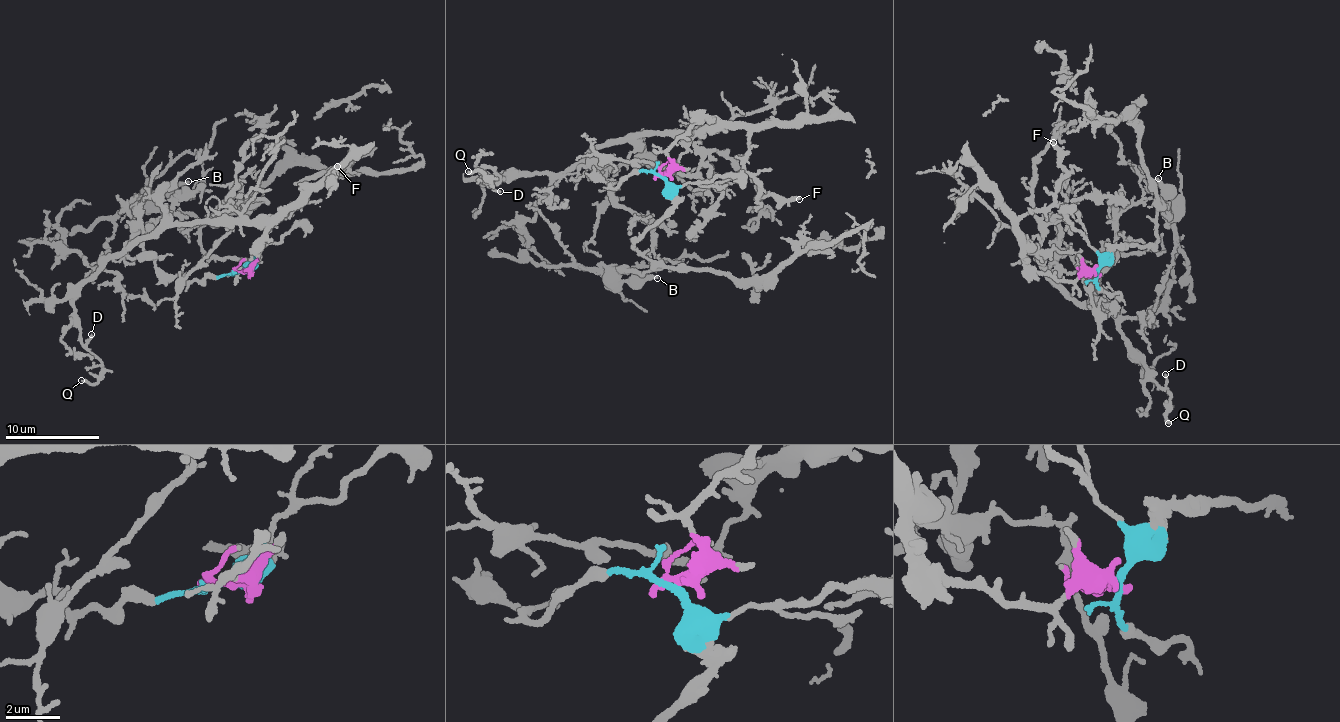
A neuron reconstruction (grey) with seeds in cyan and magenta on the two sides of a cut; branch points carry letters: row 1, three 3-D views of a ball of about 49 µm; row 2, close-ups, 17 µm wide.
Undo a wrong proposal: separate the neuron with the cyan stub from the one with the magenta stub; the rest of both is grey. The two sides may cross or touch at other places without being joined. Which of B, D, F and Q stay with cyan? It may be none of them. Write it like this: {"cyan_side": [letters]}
{"cyan_side": ["B"]}

